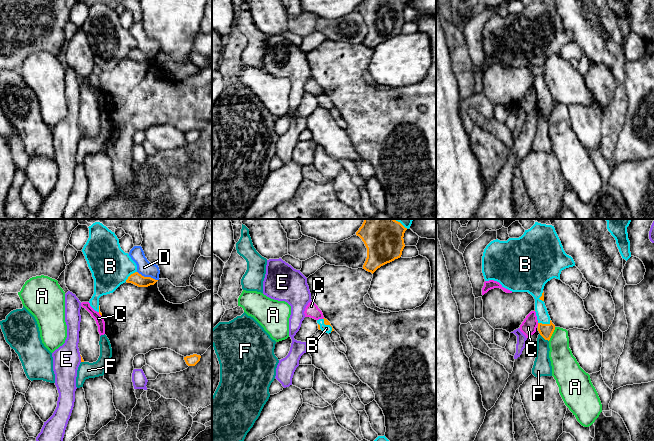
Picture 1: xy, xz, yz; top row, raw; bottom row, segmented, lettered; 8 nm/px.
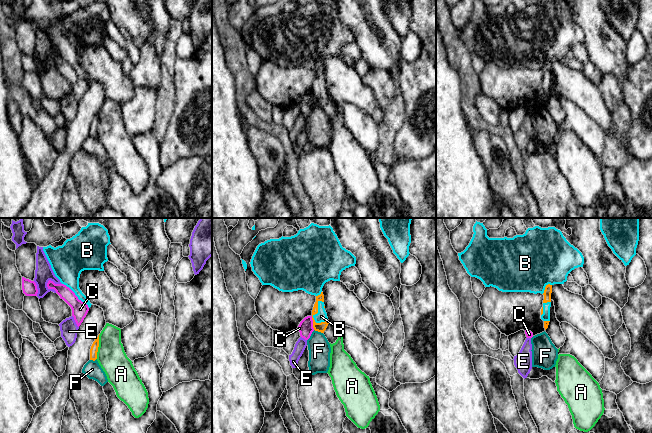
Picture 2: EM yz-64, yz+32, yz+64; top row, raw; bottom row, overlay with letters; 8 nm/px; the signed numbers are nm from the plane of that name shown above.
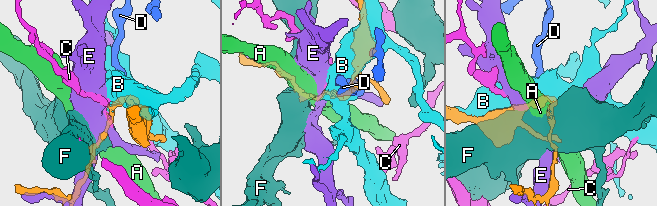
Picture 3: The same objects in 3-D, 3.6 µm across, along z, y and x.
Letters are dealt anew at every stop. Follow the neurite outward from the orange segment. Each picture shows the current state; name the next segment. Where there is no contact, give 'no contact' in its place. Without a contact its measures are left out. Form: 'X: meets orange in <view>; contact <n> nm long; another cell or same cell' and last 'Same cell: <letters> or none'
A: meets orange in yz; contact 130 nm long; another cell
B: meets orange in yz; contact 110 nm long; another cell
C: meets orange in yz; contact 30 nm long; another cell
D: meets orange in xy; contact 180 nm long; another cell
E: meets orange in xy; contact 60 nm long; another cell
F: meets orange in yz; contact 100 nm long; another cell
Same cell: none

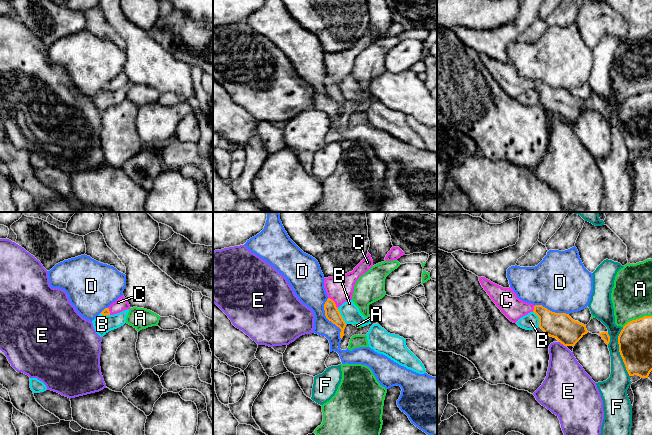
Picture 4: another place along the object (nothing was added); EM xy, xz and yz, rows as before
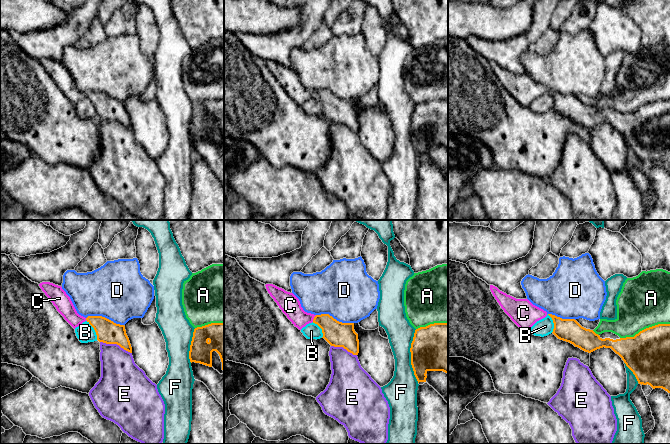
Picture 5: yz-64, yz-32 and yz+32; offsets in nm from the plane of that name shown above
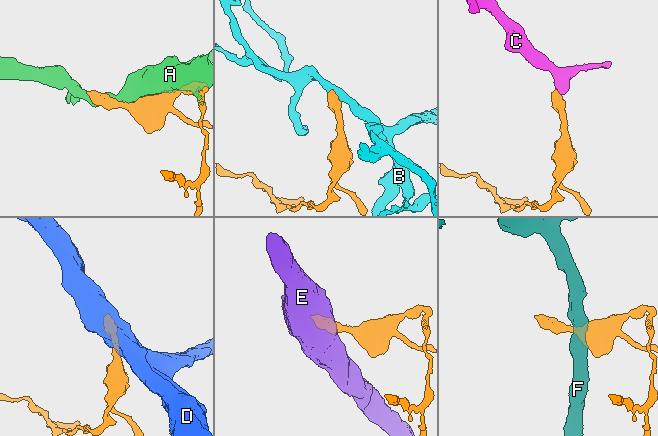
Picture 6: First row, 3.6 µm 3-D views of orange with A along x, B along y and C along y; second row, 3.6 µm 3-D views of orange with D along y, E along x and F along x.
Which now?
A: meets orange in yz; contact 260 nm long; another cell
B: meets orange in xz; contact 150 nm long; another cell
C: meets orange in xz; contact 120 nm long; same cell
D: meets orange in xz; contact 360 nm long; another cell
E: meets orange in yz; contact 70 nm long; another cell
F: meets orange in yz; contact 400 nm long; another cell
Same cell: C

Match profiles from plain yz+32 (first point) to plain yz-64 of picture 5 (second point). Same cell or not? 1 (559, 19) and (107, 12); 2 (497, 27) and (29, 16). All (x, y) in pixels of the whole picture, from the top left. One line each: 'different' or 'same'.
1: same
2: same

